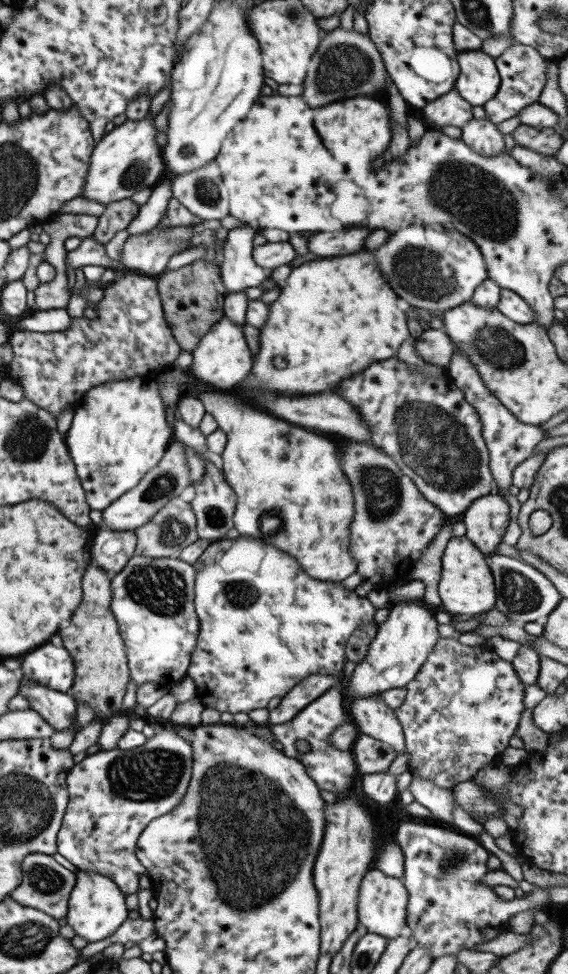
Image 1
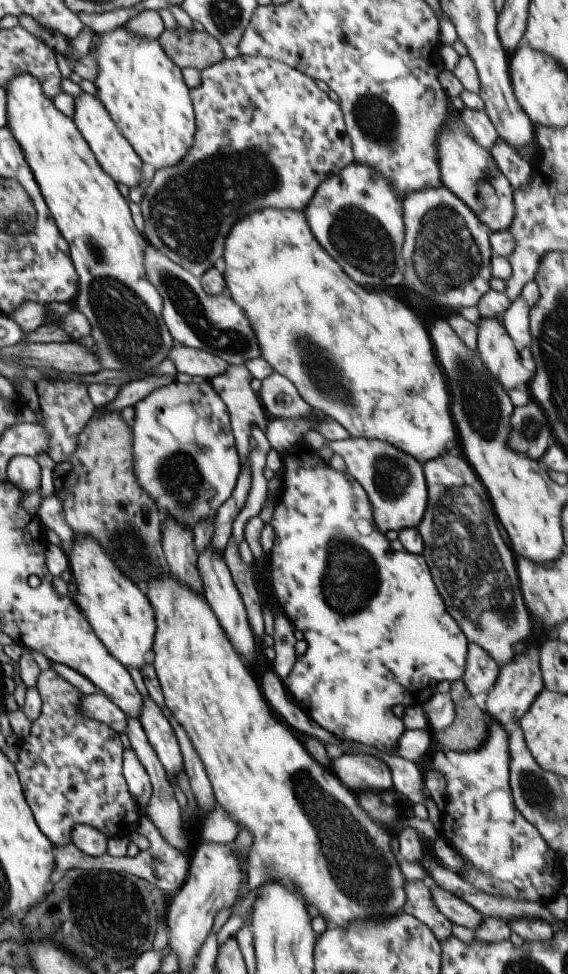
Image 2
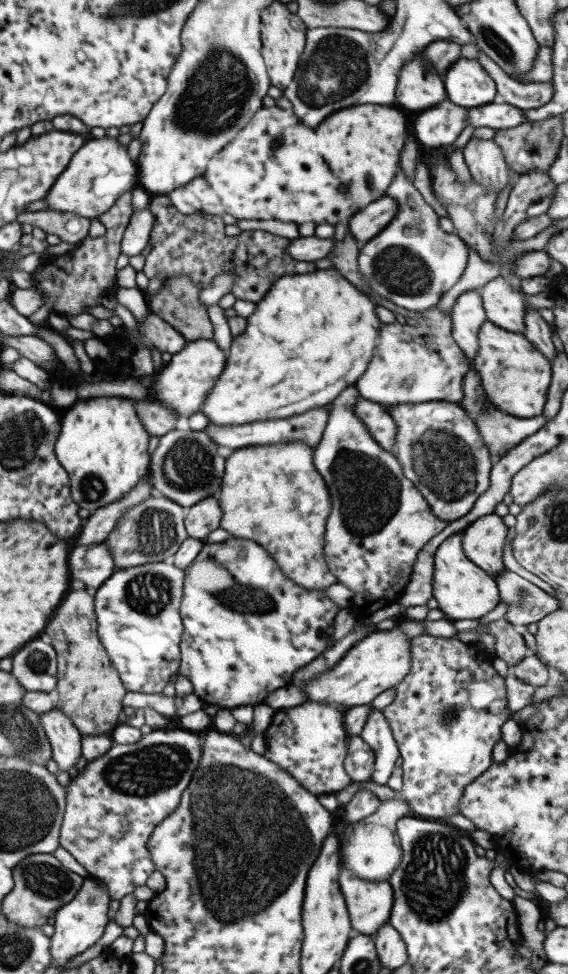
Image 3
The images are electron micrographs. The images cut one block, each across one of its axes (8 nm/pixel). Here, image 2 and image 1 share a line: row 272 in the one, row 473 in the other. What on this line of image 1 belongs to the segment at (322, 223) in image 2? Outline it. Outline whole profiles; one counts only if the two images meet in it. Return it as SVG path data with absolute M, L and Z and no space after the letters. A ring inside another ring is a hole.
M344 440L338 449L341 468L351 485L354 515L347 541L356 560L357 574L363 581L374 584L375 589L393 588L396 582L408 580L408 574L424 548L443 526L445 515L417 490L414 482L397 465L368 442Z

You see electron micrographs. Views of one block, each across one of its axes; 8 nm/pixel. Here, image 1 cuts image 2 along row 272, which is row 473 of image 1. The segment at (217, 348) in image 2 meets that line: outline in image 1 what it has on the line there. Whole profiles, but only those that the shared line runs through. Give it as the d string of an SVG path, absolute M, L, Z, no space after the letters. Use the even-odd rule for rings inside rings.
M178 441L171 442L163 453L162 459L150 468L131 490L118 496L117 500L101 510L102 521L99 526L114 531L133 531L151 520L162 506L171 499L177 498L189 485L189 466L187 466L184 448Z

